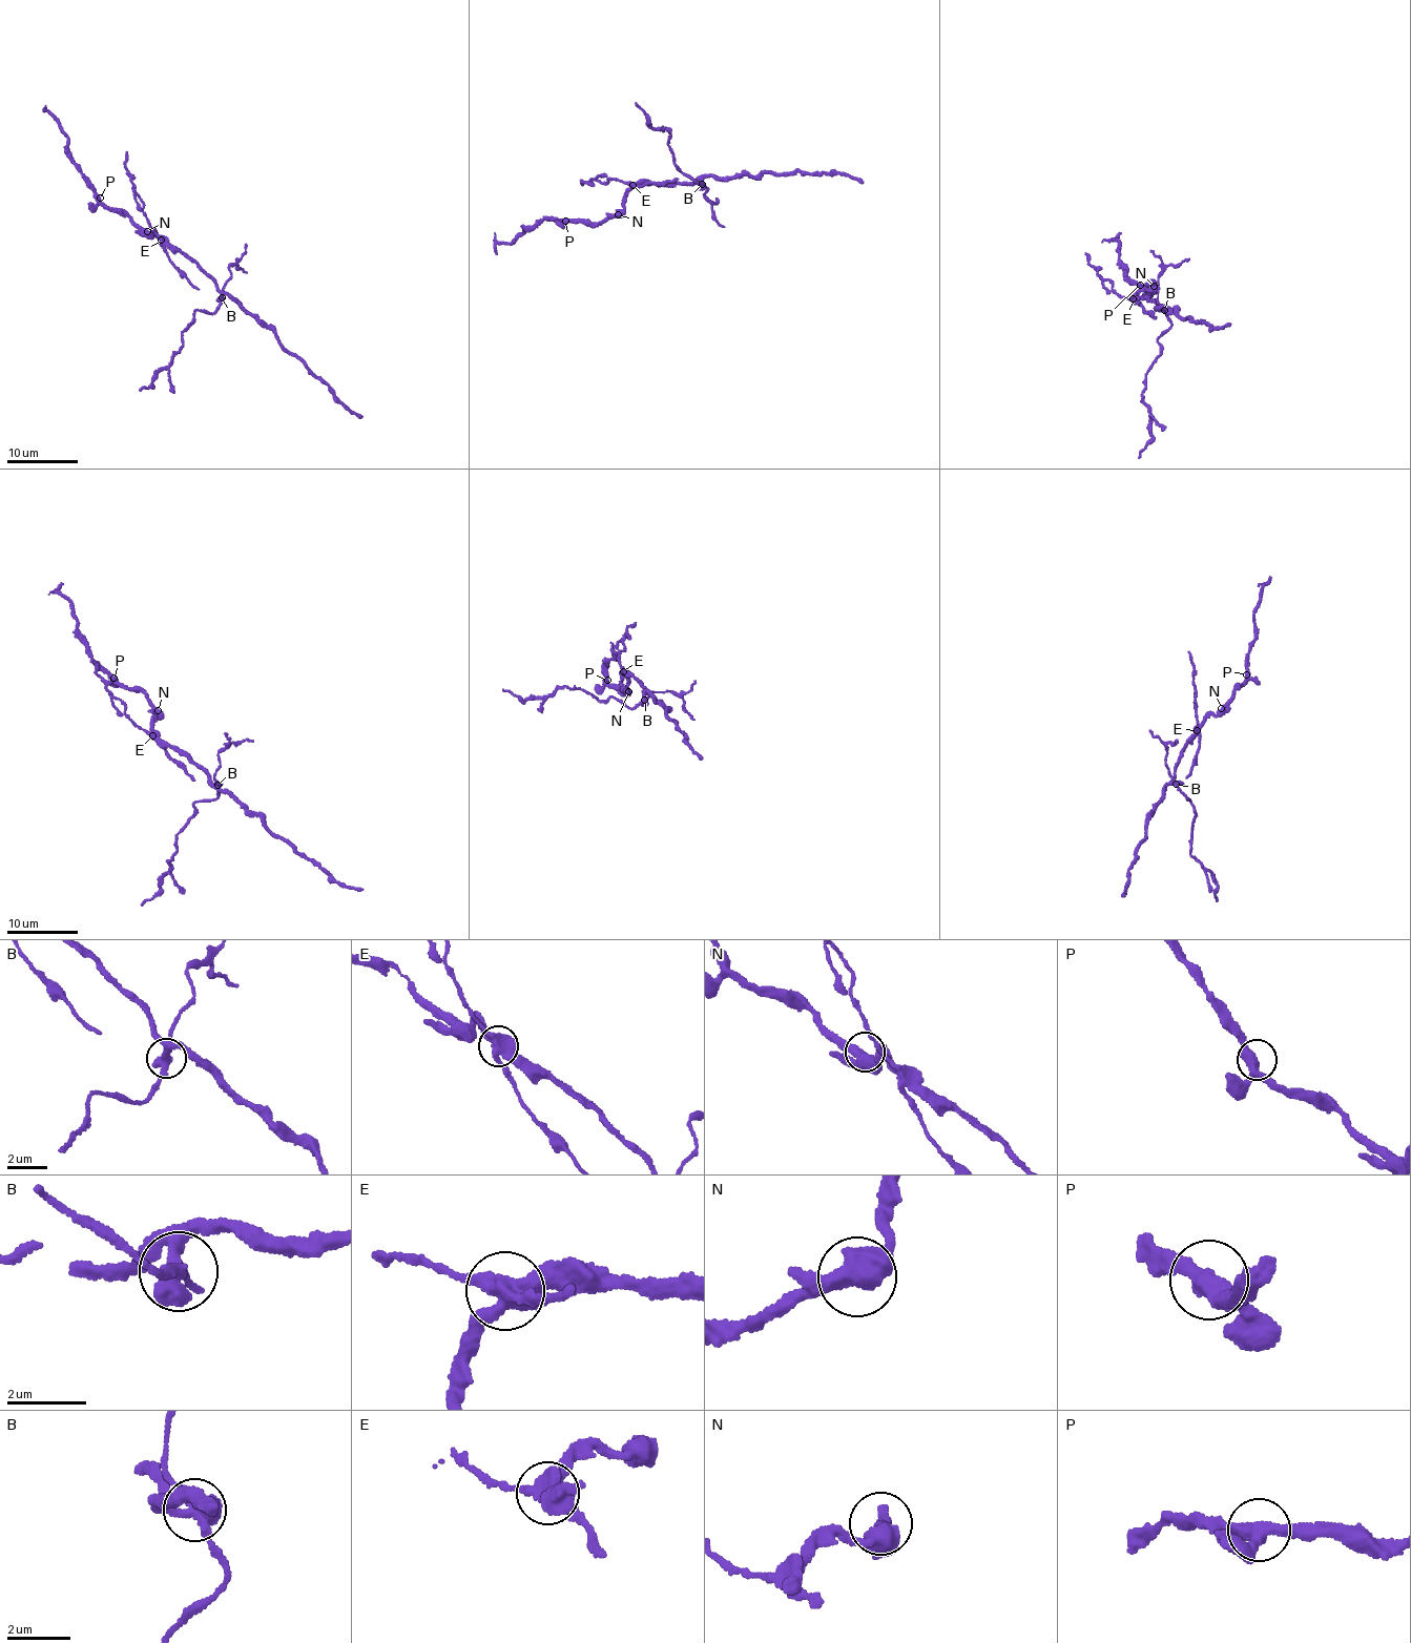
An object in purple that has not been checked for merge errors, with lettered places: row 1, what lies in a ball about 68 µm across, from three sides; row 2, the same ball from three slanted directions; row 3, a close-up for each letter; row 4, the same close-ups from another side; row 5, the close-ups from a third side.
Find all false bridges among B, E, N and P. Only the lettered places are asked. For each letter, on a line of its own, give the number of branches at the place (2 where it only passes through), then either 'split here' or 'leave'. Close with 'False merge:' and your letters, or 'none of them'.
B: branches 3; split here
E: branches 4; split here
N: branches 3; leave
P: branches 3; leave
False merge: B, E

